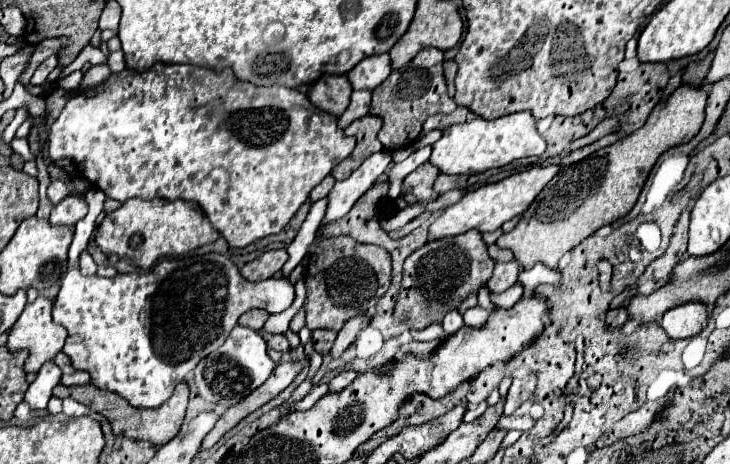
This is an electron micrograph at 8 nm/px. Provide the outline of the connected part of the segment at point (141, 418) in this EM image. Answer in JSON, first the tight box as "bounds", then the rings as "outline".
{"bounds":[54,382,188,446],"outline":[[[180,382],[176,388],[174,388],[174,394],[170,396],[170,400],[166,400],[164,404],[160,404],[158,408],[134,408],[130,404],[126,404],[126,400],[122,400],[116,392],[106,392],[106,390],[100,390],[100,388],[94,388],[92,384],[86,384],[86,386],[56,386],[54,388],[54,396],[58,398],[74,398],[78,400],[80,404],[86,404],[90,406],[94,412],[100,412],[108,418],[108,422],[112,424],[112,432],[116,436],[128,436],[128,438],[134,438],[134,440],[146,440],[154,446],[162,446],[166,444],[170,438],[174,438],[178,432],[180,432],[180,426],[182,426],[182,420],[184,420],[184,412],[186,412],[186,404],[188,404],[188,384],[186,382]]]}

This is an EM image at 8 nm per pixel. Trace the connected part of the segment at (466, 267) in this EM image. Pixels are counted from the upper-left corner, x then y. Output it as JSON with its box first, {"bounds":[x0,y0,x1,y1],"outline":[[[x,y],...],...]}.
{"bounds":[394,230,494,330],"outline":[[[478,230],[424,244],[404,262],[394,318],[404,320],[408,330],[424,330],[434,322],[442,322],[450,310],[458,310],[468,294],[486,286],[492,270],[494,260],[488,256],[486,244],[482,242],[482,234]]]}

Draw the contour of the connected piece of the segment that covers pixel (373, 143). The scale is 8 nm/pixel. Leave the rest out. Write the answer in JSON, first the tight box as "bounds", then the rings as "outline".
{"bounds":[332,116,382,180],"outline":[[[364,116],[364,118],[358,118],[354,120],[344,132],[348,136],[354,136],[358,142],[356,142],[356,148],[354,152],[344,158],[334,170],[332,170],[332,176],[336,180],[346,180],[370,154],[382,150],[382,142],[378,140],[378,132],[382,128],[382,118],[380,116]]]}

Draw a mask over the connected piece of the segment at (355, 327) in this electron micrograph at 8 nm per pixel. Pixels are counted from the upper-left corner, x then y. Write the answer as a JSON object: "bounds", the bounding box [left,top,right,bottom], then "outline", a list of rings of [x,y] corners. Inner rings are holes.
{"bounds":[330,314,368,358],"outline":[[[360,314],[360,316],[350,318],[350,320],[342,326],[342,330],[338,332],[338,336],[336,336],[336,340],[334,340],[332,348],[330,348],[330,356],[332,356],[332,358],[340,358],[340,356],[342,356],[342,352],[354,342],[356,334],[362,330],[362,322],[366,322],[366,320],[368,320],[368,316],[366,316],[366,314]]]}

